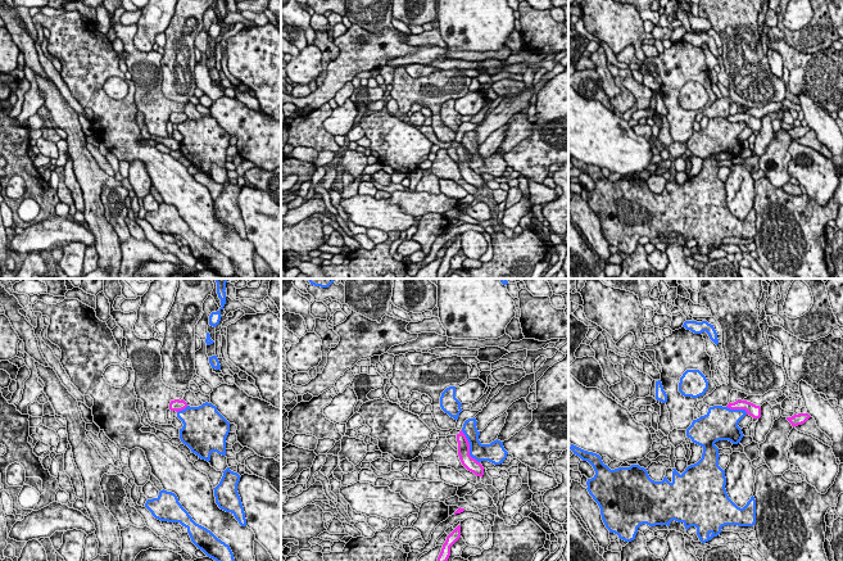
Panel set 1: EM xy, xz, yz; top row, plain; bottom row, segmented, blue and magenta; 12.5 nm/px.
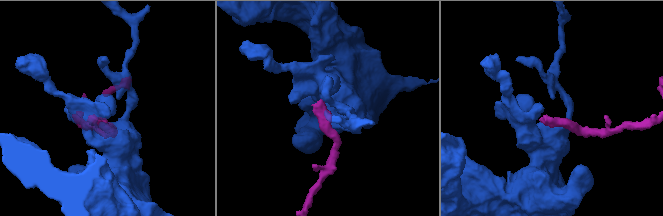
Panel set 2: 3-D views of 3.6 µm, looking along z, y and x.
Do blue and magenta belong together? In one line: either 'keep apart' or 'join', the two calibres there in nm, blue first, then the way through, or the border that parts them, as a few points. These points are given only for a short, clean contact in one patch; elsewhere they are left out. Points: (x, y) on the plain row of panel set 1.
keep apart | 220/160 nm | along xz (461, 143), (468, 155), (468, 166), (479, 175)

